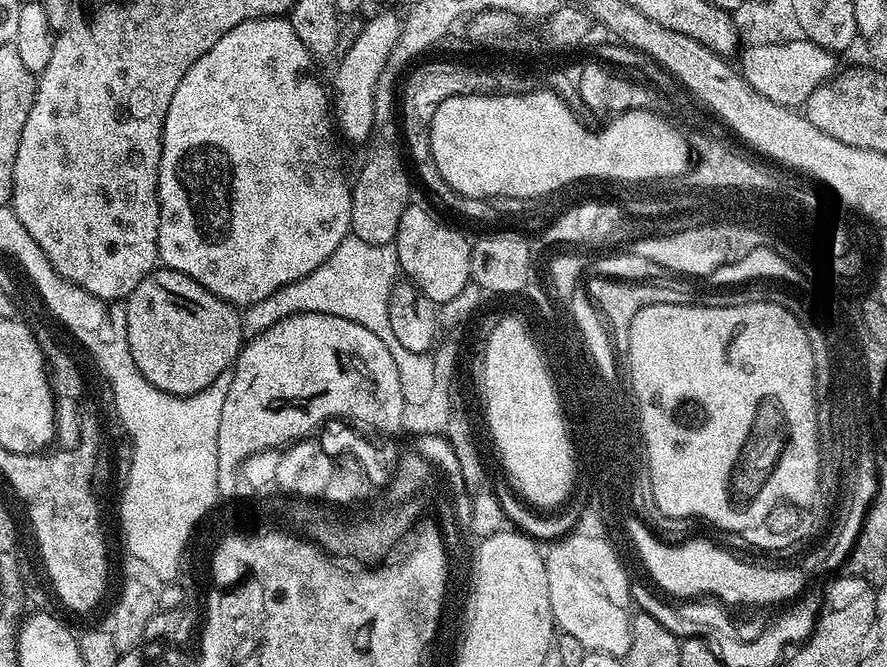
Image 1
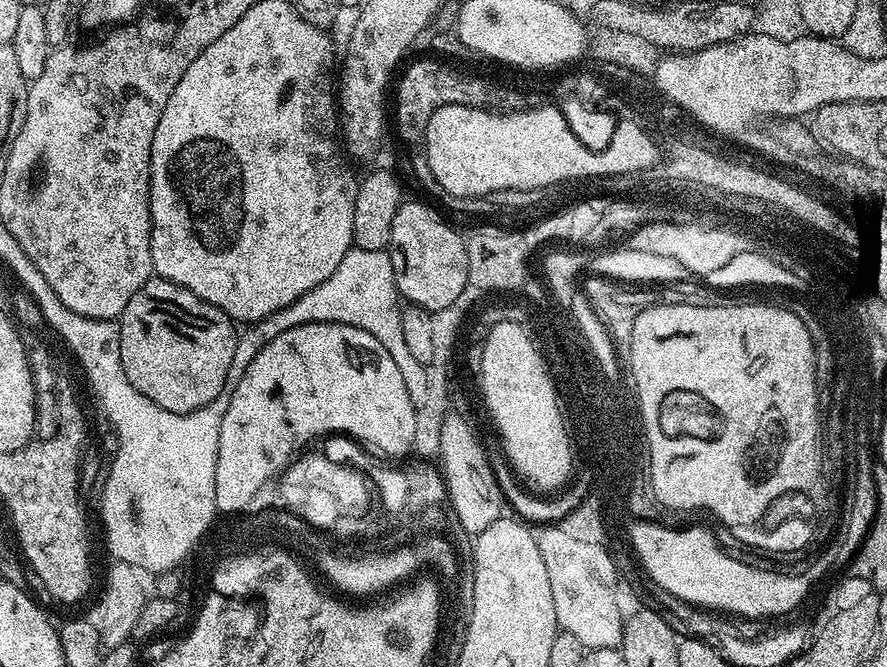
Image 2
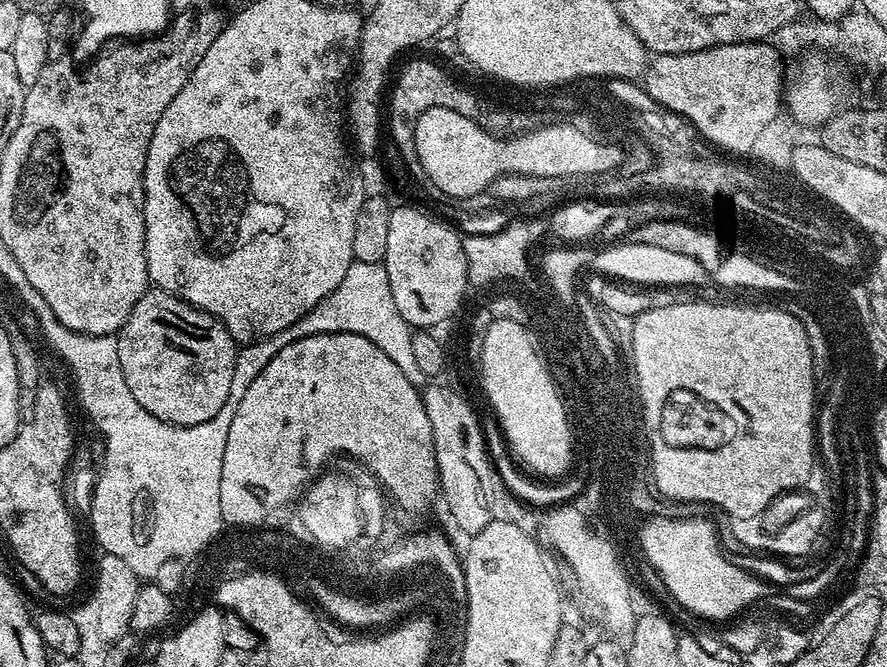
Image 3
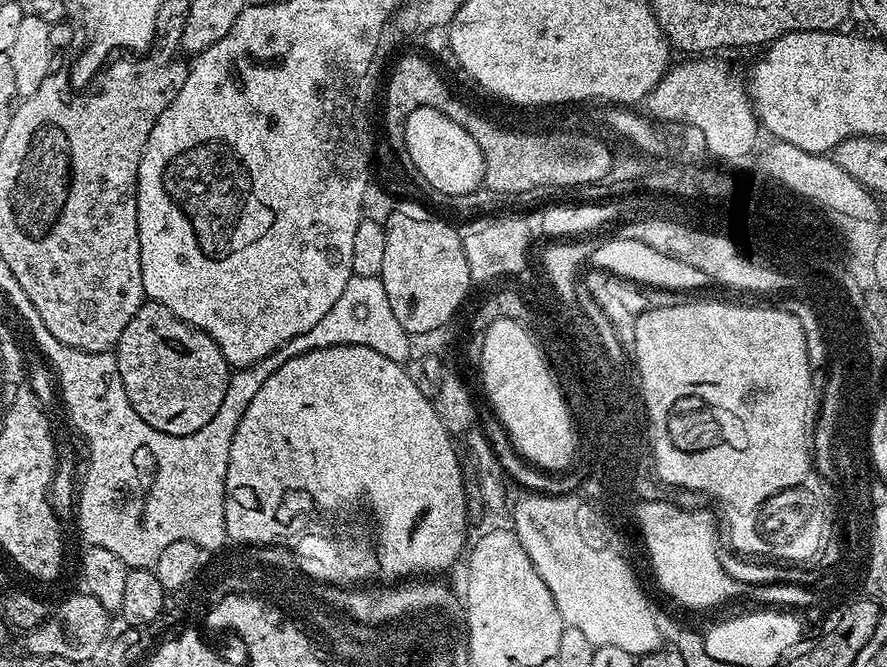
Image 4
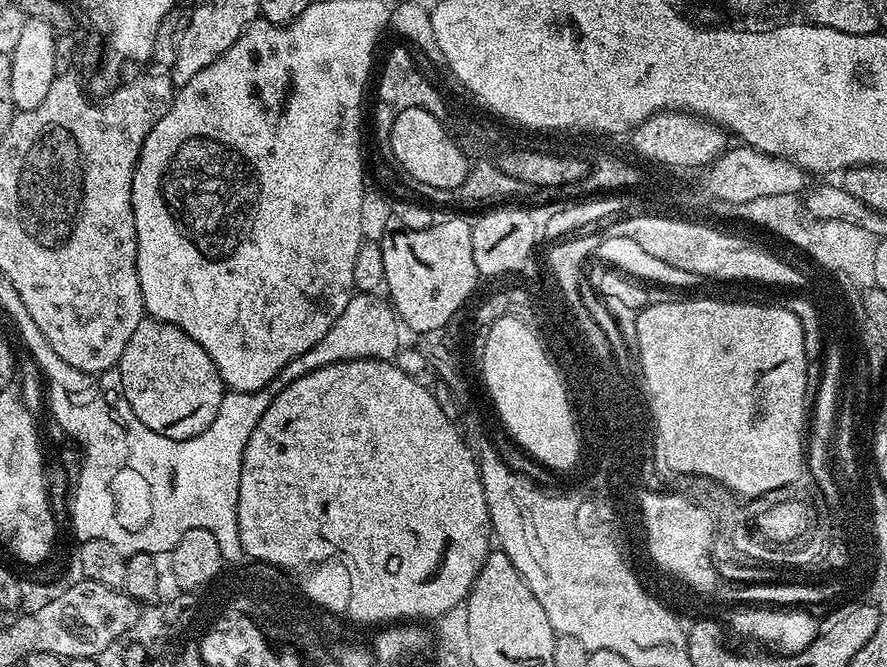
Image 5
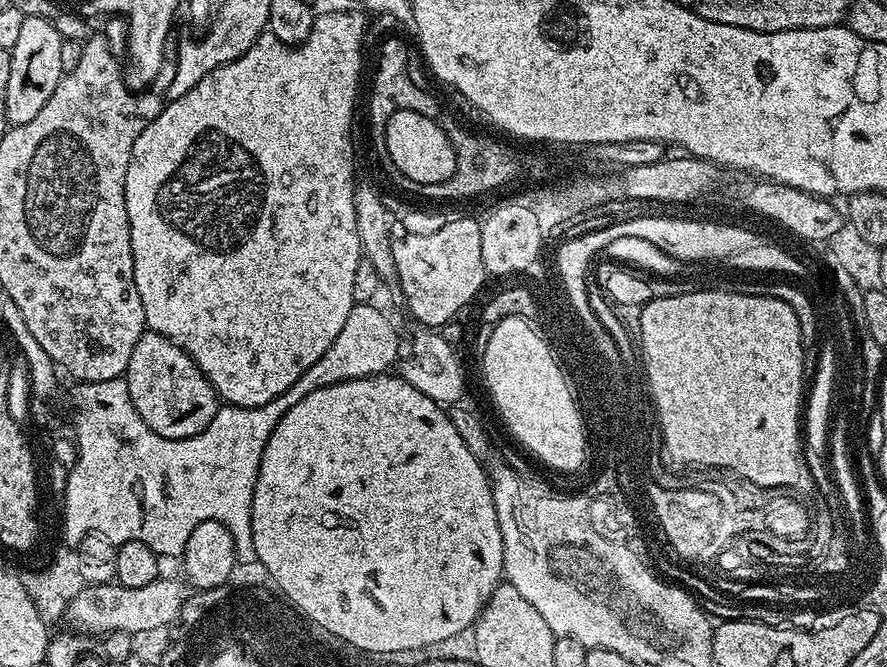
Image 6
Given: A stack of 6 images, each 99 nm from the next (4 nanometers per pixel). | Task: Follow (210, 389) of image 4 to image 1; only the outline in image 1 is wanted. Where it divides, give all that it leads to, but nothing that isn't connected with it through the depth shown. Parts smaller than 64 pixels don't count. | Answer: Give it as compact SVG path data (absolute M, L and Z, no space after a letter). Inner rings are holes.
M157 266L152 272L138 282L138 286L126 298L124 313L126 314L126 338L128 349L146 382L150 382L158 390L171 396L193 396L214 378L229 371L235 365L240 349L245 343L244 328L240 325L240 316L233 305L222 298L210 294L194 278L182 274L173 268Z

